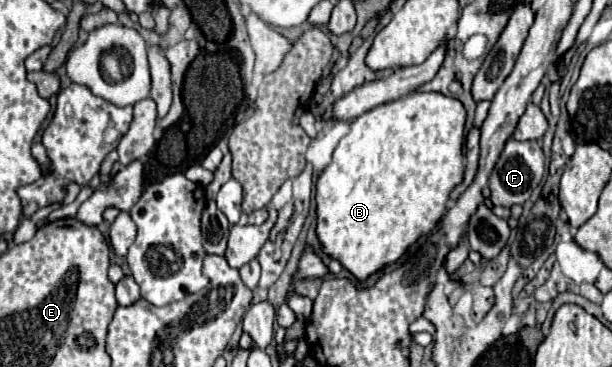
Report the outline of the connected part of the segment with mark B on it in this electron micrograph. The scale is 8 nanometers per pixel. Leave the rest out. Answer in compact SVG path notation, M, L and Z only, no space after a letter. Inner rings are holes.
M411 92L405 98L399 98L395 102L387 102L383 106L375 106L375 108L367 110L365 114L361 114L359 118L355 118L351 122L349 132L339 140L339 144L333 152L331 164L319 174L317 184L315 184L315 190L317 190L317 236L323 244L323 250L331 258L341 260L341 264L357 280L365 280L367 276L381 270L383 266L399 260L403 256L403 252L421 234L429 234L437 226L437 222L441 220L441 216L445 212L449 192L463 180L463 130L465 130L465 108L463 108L463 104L457 98L449 98L449 96L443 96L439 92Z

